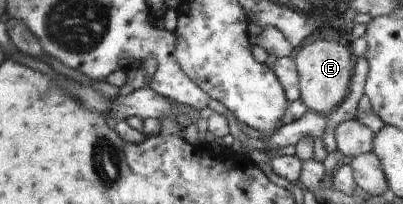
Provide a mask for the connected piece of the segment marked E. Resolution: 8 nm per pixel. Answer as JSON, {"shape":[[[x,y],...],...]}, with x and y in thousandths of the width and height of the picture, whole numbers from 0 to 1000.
{"shape":[[[782,196],[774,216],[752,225],[737,255],[737,275],[727,279],[739,358],[744,485],[767,539],[811,564],[851,505],[866,456],[881,314],[861,206],[839,216],[811,196]]]}

